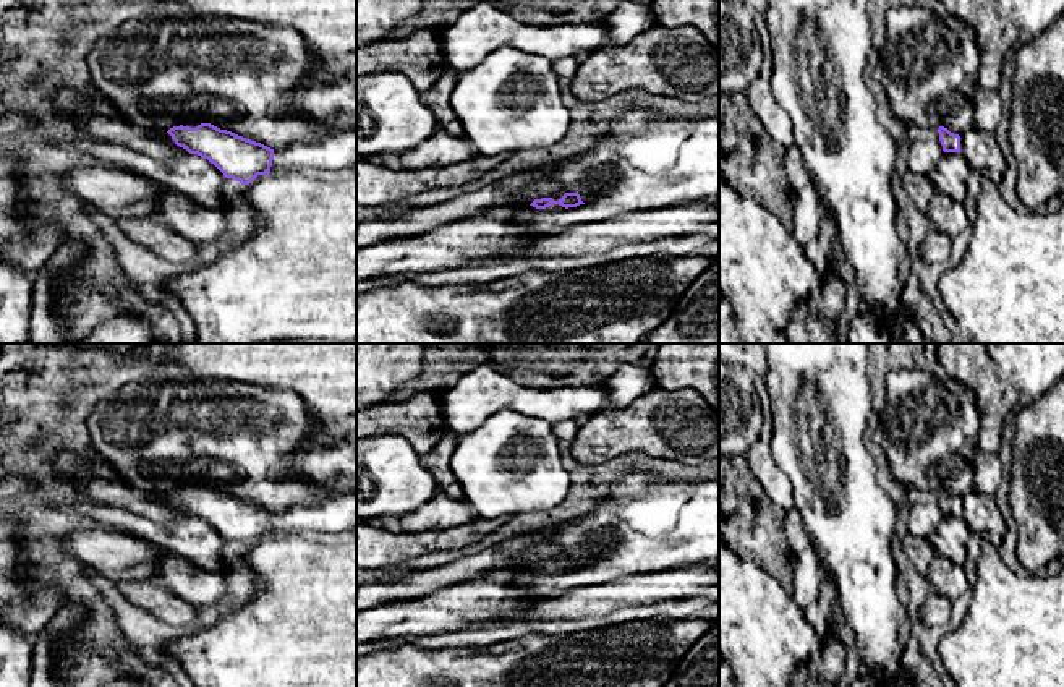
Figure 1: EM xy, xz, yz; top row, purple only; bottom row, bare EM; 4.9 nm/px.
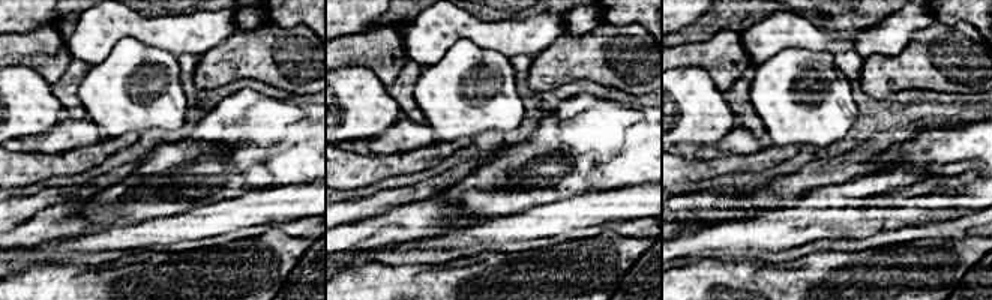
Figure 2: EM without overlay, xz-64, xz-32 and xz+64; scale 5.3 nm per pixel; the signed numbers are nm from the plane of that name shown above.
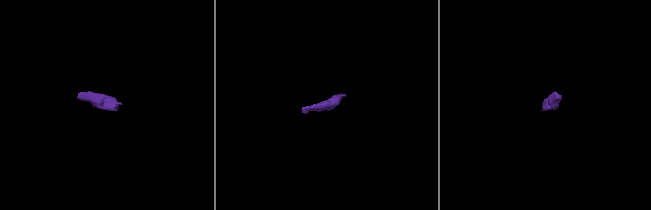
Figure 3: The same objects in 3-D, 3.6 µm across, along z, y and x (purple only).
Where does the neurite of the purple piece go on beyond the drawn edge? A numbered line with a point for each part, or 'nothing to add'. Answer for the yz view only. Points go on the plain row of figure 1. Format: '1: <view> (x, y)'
nothing to add

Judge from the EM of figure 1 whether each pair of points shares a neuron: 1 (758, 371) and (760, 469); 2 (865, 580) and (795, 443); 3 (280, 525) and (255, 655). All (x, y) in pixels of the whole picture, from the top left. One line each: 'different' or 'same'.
1: same
2: same
3: different

